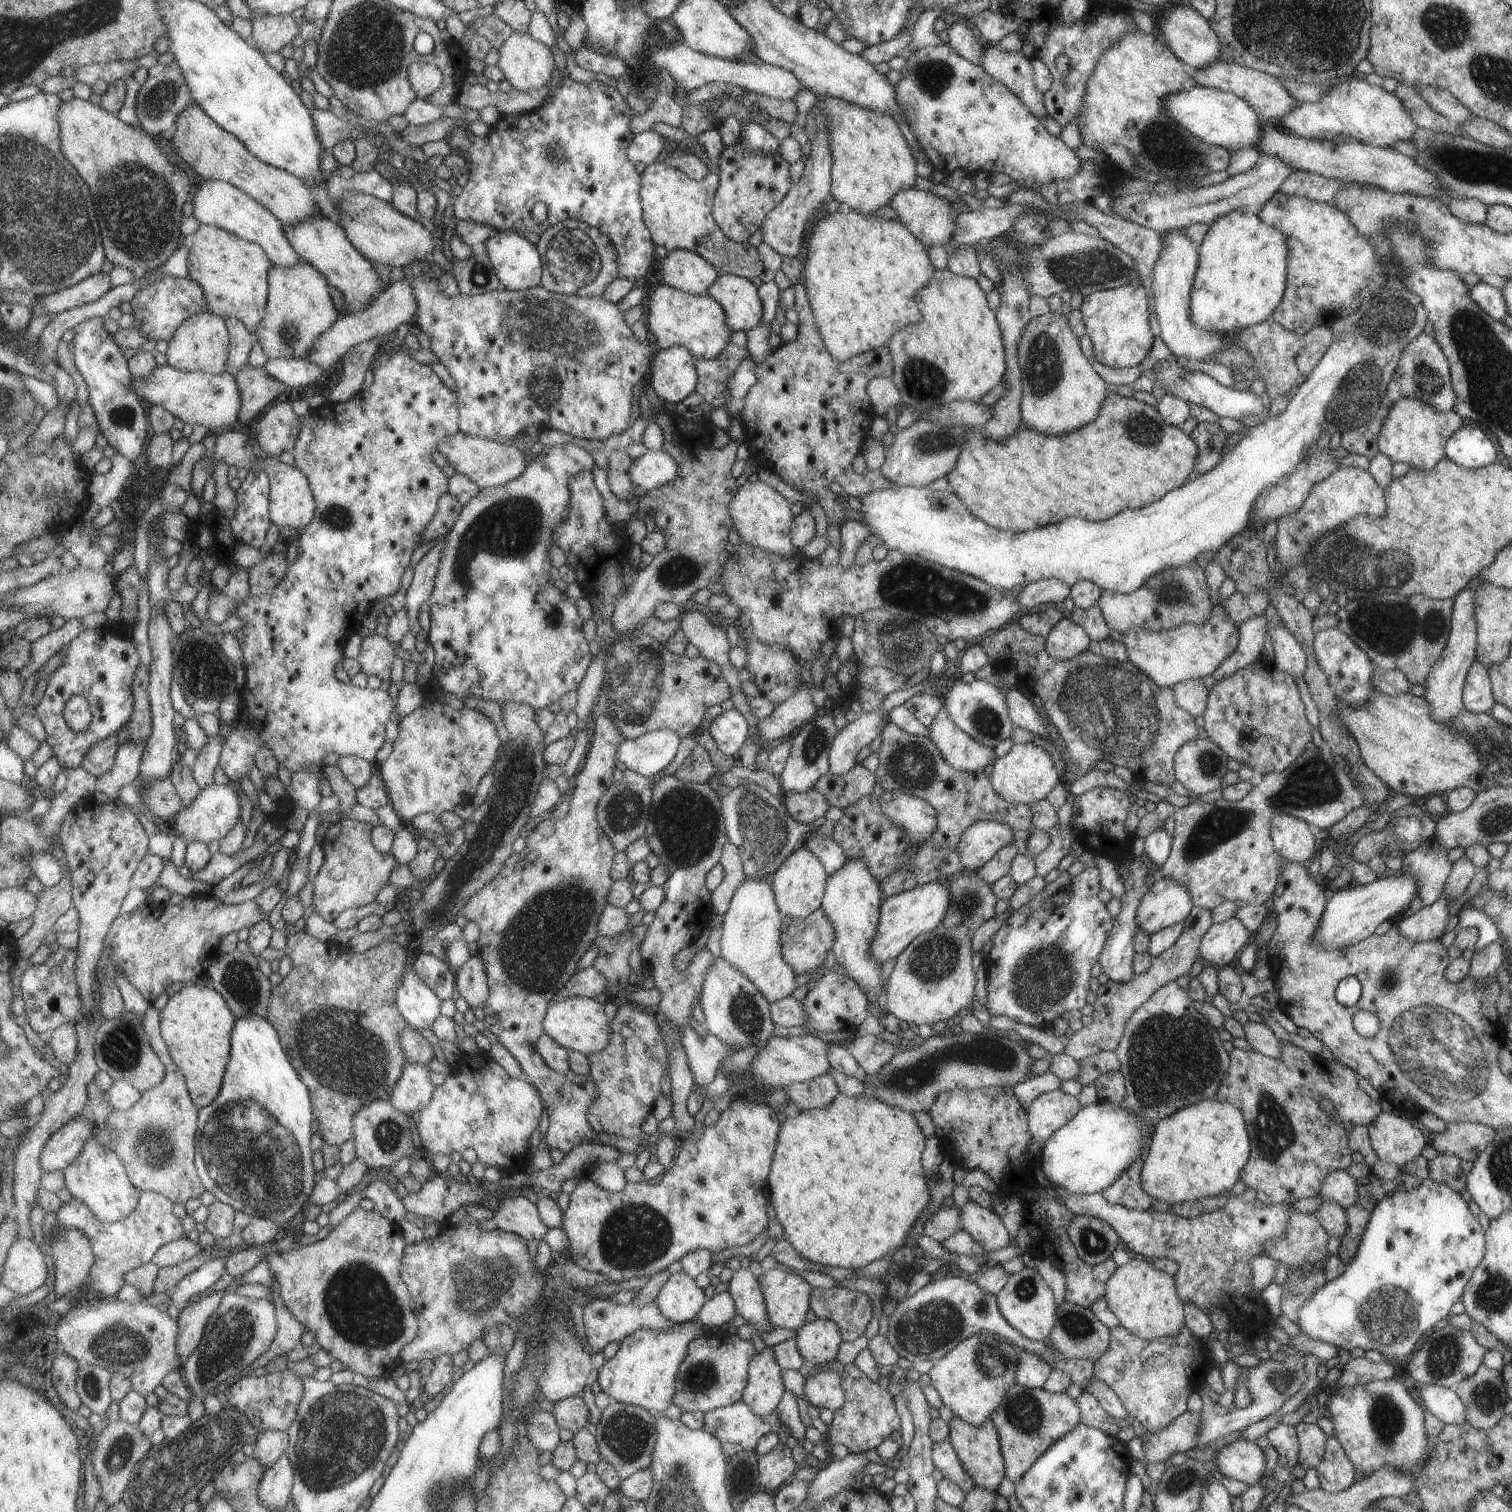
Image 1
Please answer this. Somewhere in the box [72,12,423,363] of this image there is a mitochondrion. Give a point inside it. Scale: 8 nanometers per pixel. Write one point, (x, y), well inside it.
(165, 92)

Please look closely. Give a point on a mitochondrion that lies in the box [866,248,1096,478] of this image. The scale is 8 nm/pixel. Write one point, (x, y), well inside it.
(1042, 368)

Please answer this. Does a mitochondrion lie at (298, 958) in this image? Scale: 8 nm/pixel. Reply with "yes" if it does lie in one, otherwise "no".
no

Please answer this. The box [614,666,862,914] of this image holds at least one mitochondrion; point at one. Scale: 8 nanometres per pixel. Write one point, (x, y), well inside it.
(686, 825)

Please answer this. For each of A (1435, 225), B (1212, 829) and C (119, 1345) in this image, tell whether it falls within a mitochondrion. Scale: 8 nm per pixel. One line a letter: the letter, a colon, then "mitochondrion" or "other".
A: mitochondrion
B: mitochondrion
C: mitochondrion

